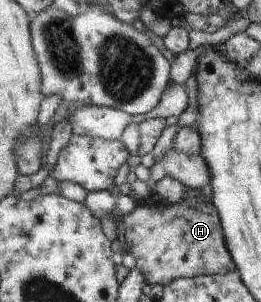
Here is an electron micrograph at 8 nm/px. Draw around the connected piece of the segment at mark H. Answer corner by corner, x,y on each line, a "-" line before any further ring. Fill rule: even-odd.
182,200
158,210
150,201
139,202
130,215
123,215
120,221
123,231
118,231
126,239
134,266
146,275
148,284
165,286
182,278
226,275
238,271
226,243
219,211
214,204
202,203
192,209

